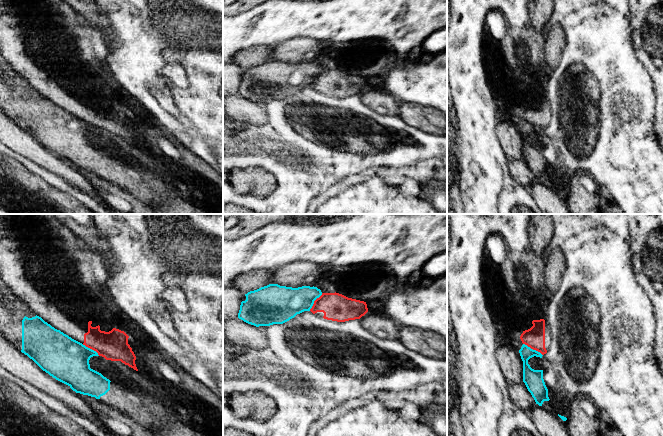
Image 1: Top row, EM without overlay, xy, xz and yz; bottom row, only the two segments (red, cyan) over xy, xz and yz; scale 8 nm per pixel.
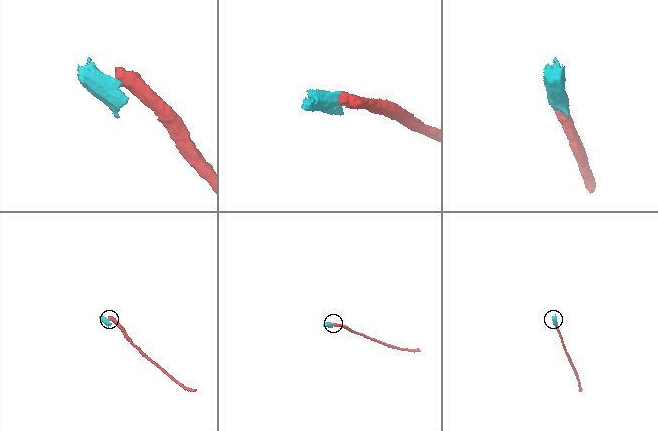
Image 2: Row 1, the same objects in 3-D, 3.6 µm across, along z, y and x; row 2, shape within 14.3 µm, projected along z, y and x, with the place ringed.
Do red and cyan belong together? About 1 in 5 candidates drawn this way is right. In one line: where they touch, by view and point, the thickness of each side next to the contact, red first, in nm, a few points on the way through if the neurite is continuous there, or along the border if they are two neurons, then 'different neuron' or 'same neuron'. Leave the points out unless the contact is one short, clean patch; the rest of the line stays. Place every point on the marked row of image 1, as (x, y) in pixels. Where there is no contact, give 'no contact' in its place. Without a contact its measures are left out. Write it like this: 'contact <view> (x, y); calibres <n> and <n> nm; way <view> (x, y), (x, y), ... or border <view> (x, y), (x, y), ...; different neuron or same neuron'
contact yz (533, 349); calibres 160 and 160 nm; border yz (523, 343), (537, 350), (542, 355); different neuron

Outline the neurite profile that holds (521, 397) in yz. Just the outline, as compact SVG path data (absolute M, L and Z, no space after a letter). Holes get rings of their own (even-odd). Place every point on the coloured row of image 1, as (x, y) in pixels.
M524 382L509 384L508 392L512 402L521 410L530 411L536 404Z

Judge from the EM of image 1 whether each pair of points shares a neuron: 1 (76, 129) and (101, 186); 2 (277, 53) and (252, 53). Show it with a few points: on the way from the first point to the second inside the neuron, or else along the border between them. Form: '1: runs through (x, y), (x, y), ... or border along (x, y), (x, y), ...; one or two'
1: border along (78, 168), (94, 172), (117, 185); two
2: border along (270, 46), (272, 59); two

